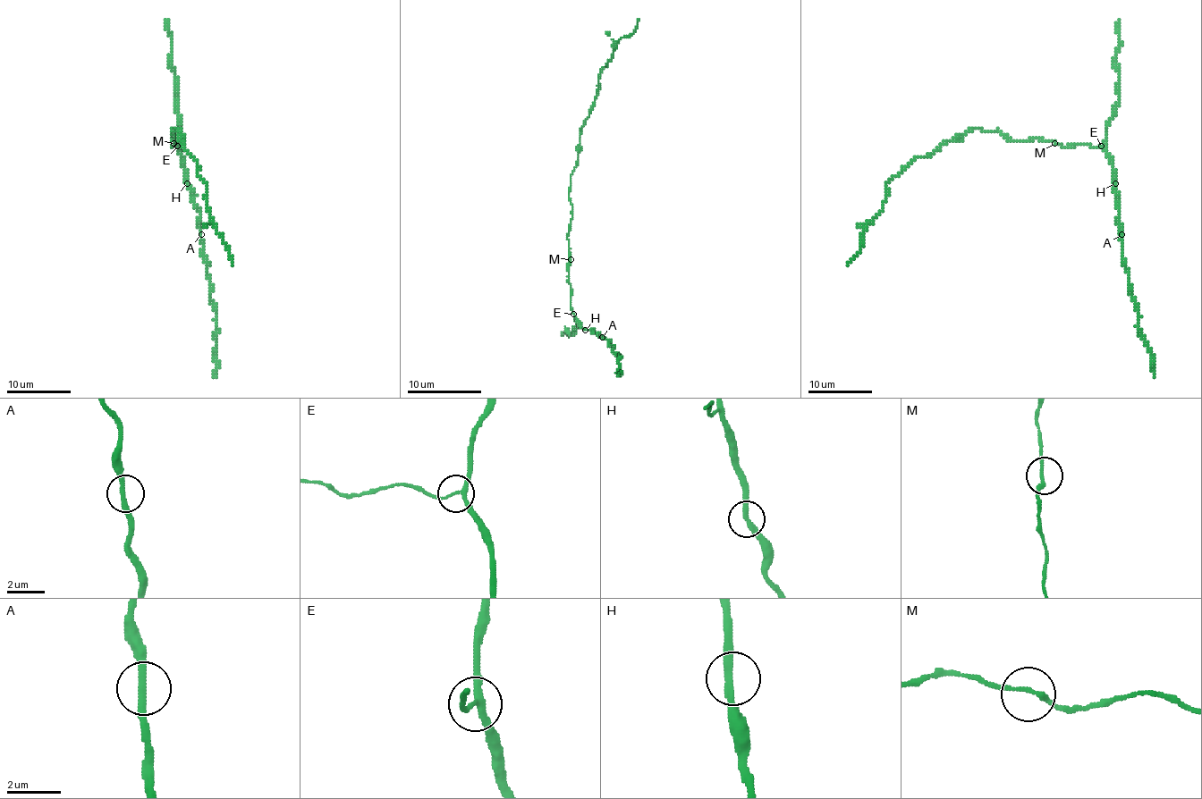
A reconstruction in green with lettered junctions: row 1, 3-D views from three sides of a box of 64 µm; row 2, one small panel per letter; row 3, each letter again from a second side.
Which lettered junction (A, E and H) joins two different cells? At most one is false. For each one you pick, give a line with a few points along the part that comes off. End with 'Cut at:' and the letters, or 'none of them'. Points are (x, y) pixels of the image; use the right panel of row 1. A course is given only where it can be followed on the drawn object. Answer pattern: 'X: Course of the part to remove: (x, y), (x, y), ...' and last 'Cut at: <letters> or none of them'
Cut at: none of them

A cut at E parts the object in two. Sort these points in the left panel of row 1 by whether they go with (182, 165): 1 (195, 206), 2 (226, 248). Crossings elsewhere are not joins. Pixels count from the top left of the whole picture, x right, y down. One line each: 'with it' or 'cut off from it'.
1: with it
2: cut off from it

